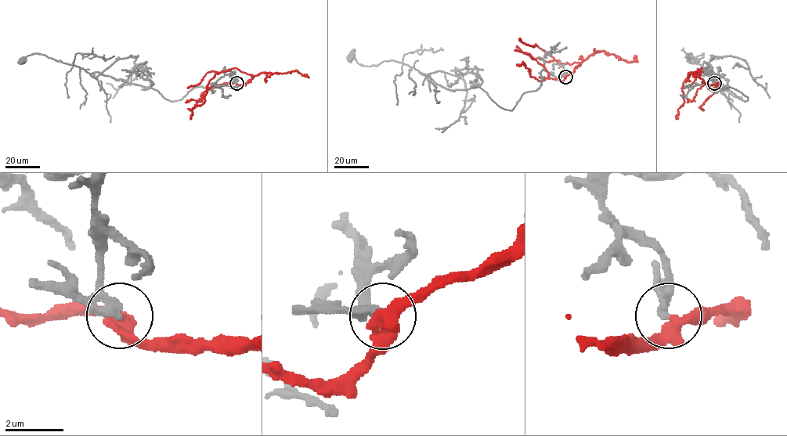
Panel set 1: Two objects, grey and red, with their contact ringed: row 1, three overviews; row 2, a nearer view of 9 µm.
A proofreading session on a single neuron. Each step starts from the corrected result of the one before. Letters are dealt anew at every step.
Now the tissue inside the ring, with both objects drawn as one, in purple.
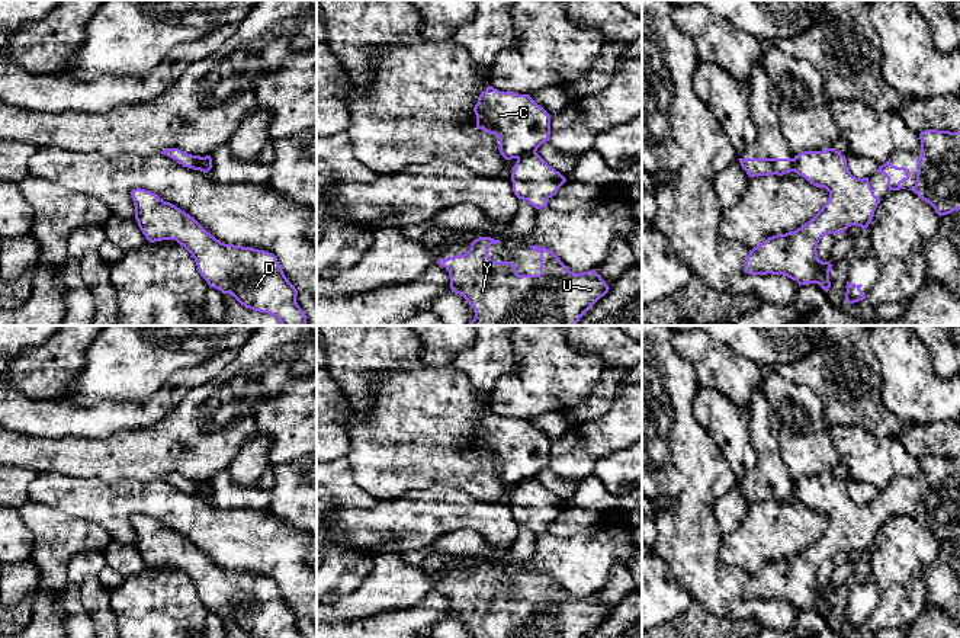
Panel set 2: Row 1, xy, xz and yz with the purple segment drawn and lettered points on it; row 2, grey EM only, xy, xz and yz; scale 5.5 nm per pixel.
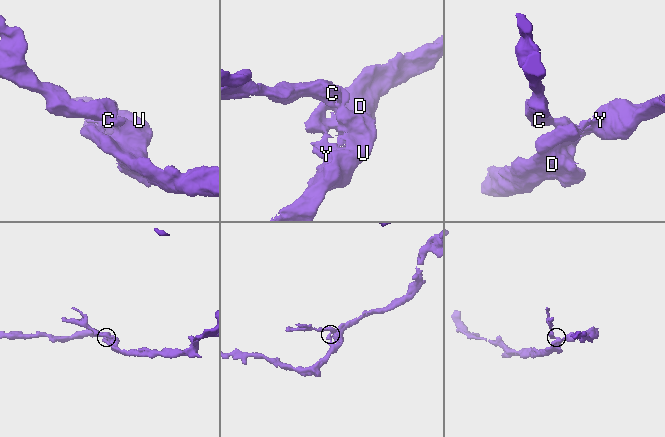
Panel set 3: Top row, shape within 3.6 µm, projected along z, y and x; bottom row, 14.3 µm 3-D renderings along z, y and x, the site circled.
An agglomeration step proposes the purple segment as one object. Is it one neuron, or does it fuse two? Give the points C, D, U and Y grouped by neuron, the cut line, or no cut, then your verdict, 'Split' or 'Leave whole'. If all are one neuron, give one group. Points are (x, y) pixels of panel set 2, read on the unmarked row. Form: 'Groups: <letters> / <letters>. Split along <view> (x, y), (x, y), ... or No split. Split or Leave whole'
Groups: C / D U Y. Split along xz (535, 475), (517, 484). Split

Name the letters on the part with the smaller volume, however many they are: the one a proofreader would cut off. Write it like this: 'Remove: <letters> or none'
Remove: C

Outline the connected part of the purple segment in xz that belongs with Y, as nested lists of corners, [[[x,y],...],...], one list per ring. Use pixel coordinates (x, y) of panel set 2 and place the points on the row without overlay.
[[[479,562],[471,568],[465,580],[439,584],[450,600],[450,615],[466,625],[473,638],[587,638],[609,618],[609,610],[593,594],[582,599],[571,597],[549,574],[529,571],[540,578],[539,600],[518,600],[511,587],[492,587],[488,573],[500,565]]]

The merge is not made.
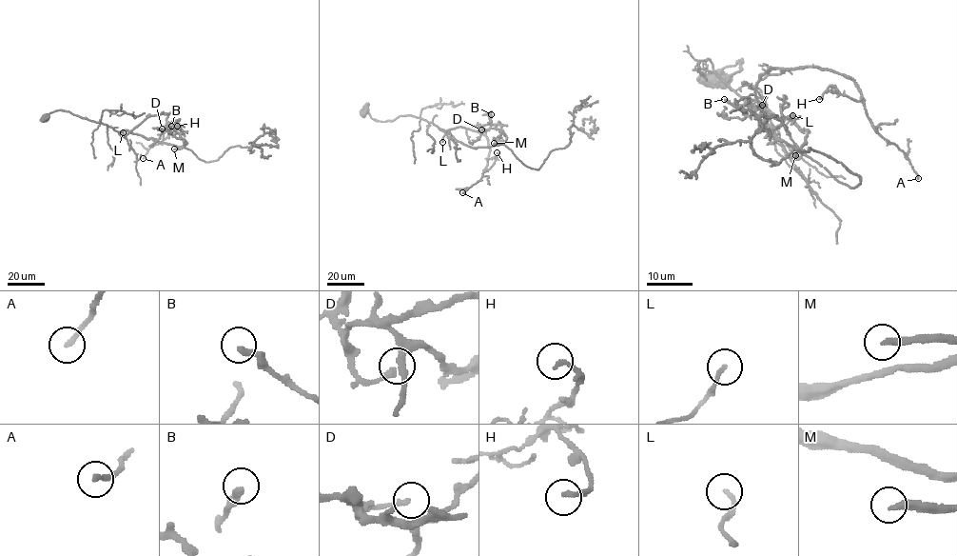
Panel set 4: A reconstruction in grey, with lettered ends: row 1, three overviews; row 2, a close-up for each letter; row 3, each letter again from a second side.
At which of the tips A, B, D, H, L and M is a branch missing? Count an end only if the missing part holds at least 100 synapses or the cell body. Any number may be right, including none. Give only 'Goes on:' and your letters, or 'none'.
Goes on: M

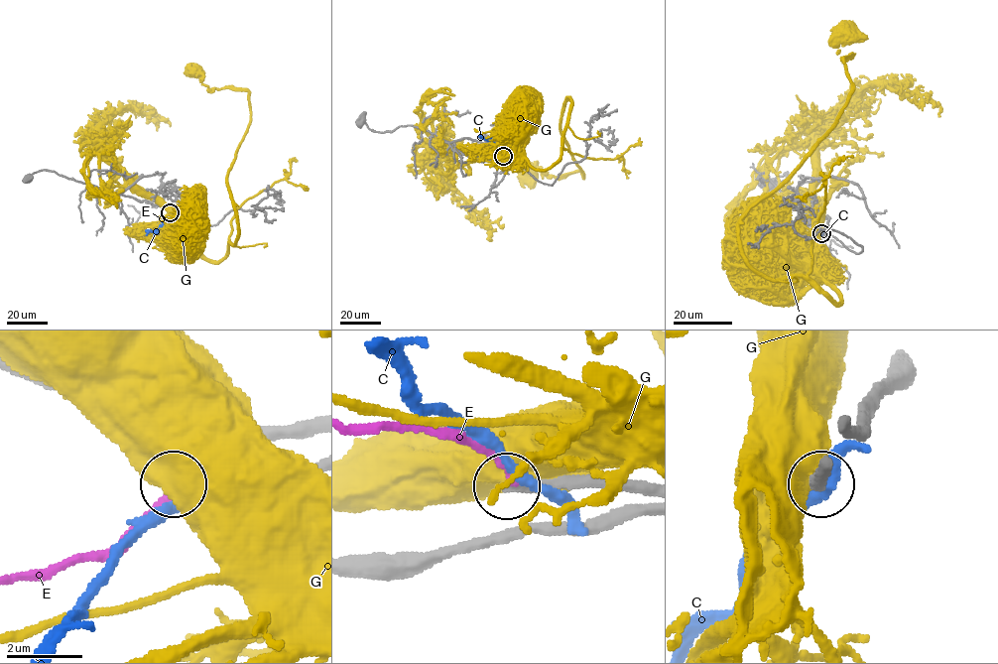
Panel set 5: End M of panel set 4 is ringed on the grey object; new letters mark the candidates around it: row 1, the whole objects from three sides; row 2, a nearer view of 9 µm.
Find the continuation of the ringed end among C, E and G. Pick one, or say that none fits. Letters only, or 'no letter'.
no letter

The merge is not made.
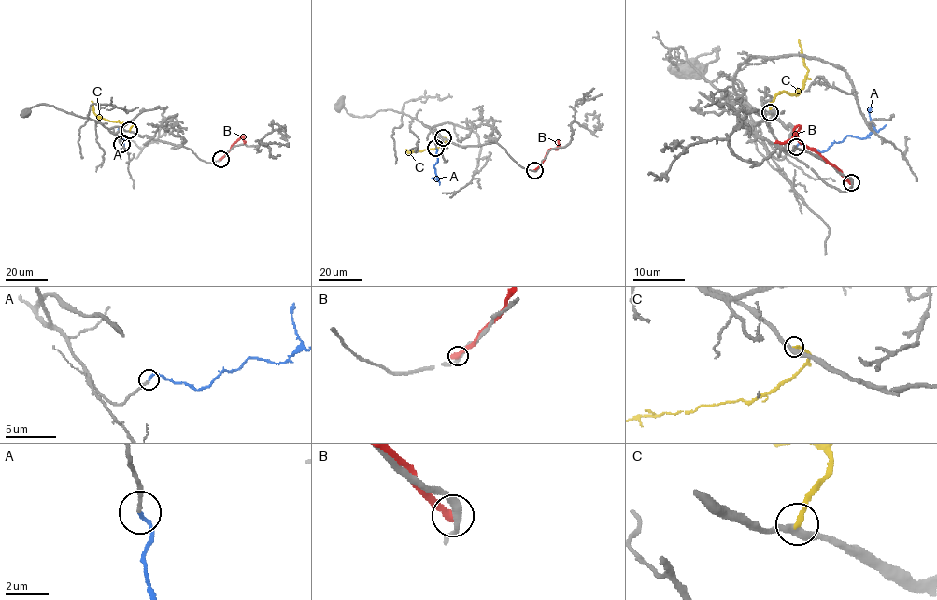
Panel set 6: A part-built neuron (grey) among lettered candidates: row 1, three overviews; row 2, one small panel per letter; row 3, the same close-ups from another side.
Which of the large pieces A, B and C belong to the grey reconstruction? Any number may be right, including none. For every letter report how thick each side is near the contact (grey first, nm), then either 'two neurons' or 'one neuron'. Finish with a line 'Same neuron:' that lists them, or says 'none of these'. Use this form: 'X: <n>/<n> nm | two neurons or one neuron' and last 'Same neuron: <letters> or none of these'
A: 190/180 nm | one neuron
B: 320/400 nm | two neurons
C: 320/240 nm | two neurons
Same neuron: A

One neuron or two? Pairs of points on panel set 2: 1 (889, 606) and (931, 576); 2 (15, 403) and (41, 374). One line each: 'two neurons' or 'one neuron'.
1: two neurons
2: two neurons

